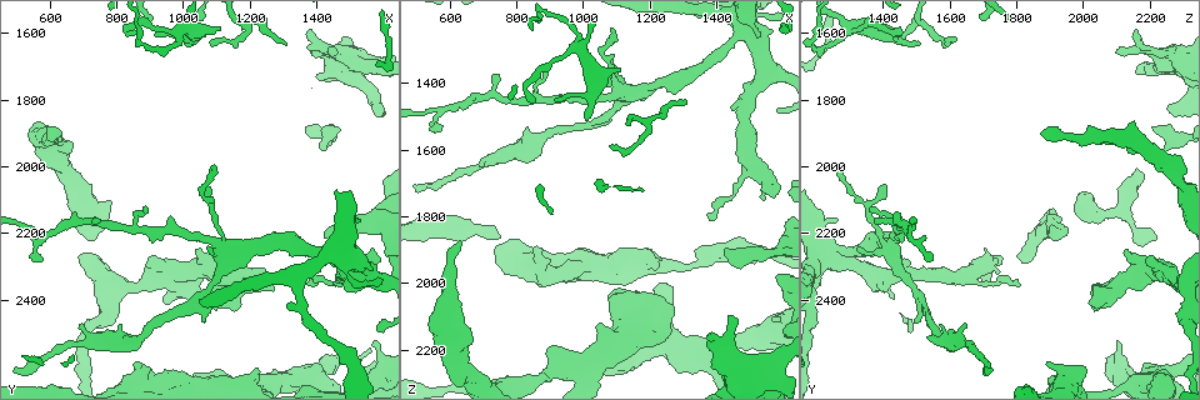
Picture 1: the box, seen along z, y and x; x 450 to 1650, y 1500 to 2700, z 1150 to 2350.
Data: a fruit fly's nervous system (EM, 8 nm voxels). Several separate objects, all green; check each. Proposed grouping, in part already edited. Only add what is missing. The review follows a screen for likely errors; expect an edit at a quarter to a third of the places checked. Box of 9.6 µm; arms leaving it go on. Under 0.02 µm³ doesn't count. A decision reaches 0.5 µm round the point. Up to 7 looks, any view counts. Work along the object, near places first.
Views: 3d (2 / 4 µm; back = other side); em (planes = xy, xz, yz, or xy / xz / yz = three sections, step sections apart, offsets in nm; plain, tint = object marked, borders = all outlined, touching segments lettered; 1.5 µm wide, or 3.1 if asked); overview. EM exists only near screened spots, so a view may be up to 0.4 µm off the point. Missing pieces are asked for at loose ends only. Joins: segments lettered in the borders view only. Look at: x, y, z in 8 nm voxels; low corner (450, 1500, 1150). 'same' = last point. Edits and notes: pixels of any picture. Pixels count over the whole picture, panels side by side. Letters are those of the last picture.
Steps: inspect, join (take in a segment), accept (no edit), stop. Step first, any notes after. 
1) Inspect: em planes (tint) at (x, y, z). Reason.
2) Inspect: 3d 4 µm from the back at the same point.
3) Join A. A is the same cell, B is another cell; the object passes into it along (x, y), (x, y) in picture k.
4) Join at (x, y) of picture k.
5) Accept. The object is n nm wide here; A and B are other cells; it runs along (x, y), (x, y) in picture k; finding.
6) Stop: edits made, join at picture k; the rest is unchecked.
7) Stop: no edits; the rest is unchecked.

Inspect: em planes (tint) at (1040, 2240, 2130). Thick end.

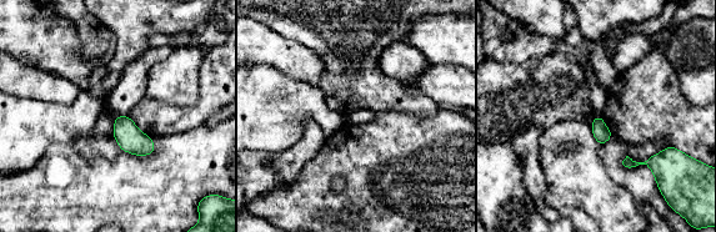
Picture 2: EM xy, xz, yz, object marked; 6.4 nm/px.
Inspect: em planes (borders) at the same point.

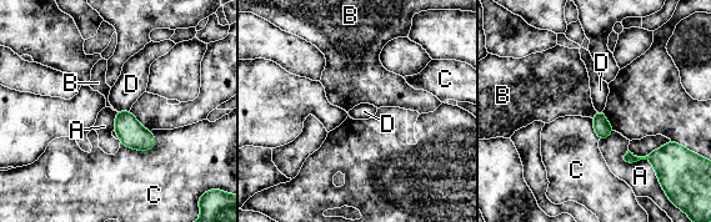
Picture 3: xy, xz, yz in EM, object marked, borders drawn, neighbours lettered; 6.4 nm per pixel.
Accept. A, B, C and D are other cells; a border runs along (116, 110), (129, 111) in picture 3; none of them fits.

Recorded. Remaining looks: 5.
Inspect: em planes (plain) at (630, 1910, 1870). An open end.

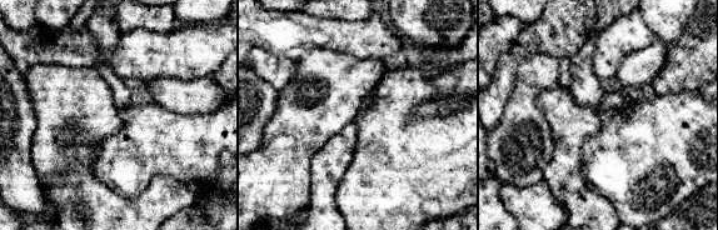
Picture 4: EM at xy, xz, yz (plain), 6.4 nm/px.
Inspect: em planes (tint) at the same point. With the object marked.

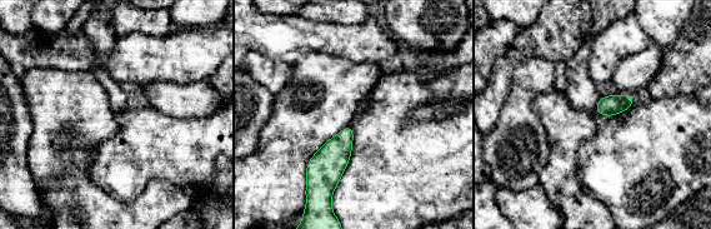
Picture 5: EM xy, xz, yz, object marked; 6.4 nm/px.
Inspect: em planes (borders) at the same point.

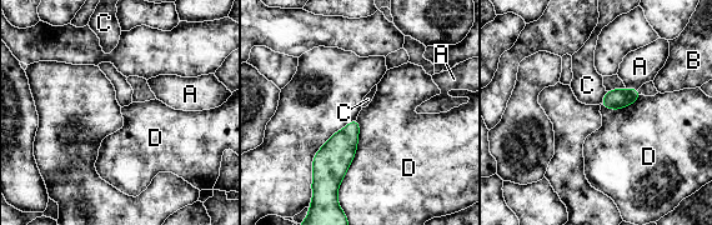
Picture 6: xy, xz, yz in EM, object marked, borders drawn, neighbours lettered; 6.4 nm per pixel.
Accept. A, B, C and D are other cells; none of them fits.

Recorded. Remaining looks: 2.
Inspect: em planes (plain) at (1080, 2010, 1230). Thin end.

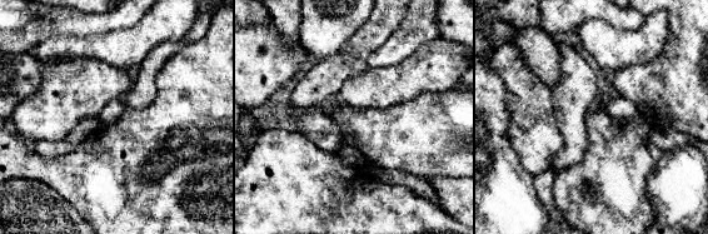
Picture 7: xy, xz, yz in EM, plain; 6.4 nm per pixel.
Inspect: em planes (borders) at the same point. See the neighbours.

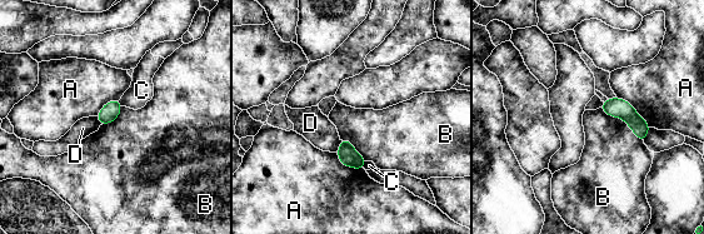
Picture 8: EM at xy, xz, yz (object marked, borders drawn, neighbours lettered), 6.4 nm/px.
Accept. A, B, C and D are other cells; a border runs along (600, 108), (619, 116), (643, 143) in picture 8; no lettered segment goes on from it.

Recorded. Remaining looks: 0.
Stop: no edits; the rest is unchecked.

